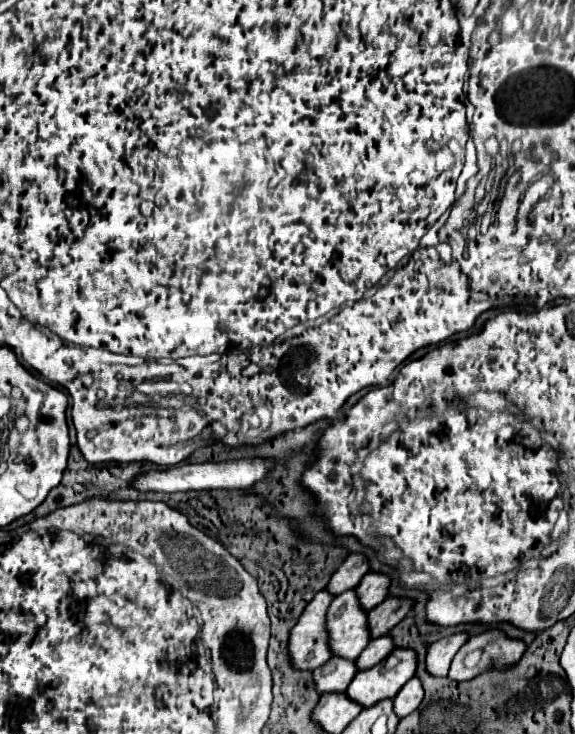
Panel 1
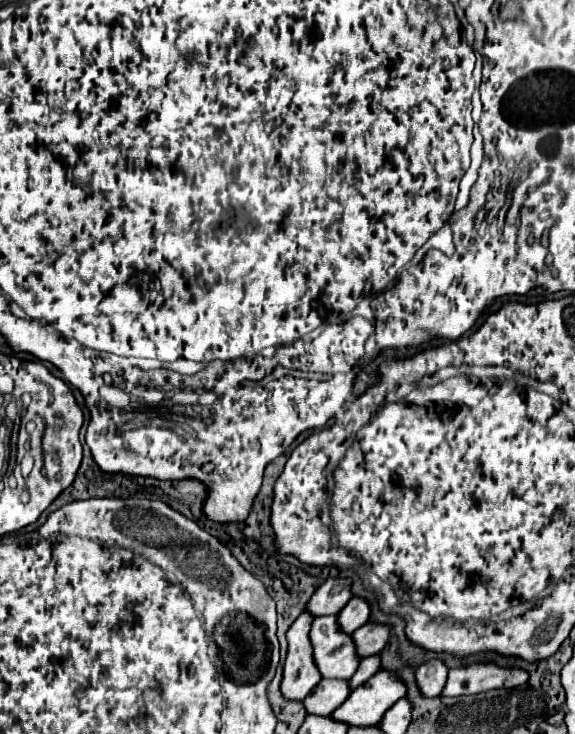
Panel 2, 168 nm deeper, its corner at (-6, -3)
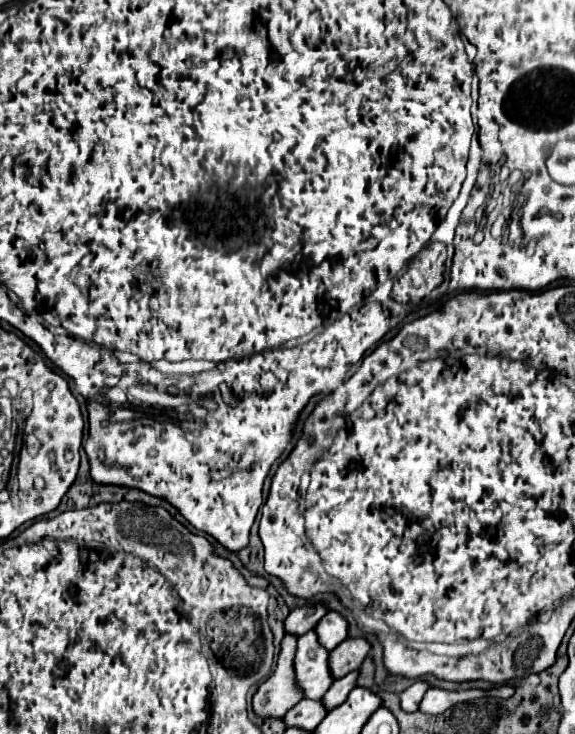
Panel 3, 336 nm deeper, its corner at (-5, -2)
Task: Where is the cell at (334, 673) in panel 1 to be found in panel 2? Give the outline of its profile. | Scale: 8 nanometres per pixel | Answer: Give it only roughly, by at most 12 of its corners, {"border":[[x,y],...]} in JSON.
{"border":[[322,679],[302,701],[328,717],[350,695],[348,681]]}

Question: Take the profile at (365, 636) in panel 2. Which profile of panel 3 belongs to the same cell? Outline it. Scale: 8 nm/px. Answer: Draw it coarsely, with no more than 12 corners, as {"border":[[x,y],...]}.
{"border":[[347,638],[331,652],[333,678],[357,670],[371,644]]}

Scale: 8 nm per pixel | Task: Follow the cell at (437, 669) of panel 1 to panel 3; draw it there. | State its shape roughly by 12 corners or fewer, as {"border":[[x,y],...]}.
{"border":[[425,680],[413,682],[401,692],[401,708],[415,712],[429,690]]}

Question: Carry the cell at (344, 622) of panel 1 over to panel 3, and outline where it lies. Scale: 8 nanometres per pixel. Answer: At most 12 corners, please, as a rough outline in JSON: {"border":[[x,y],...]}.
{"border":[[313,630],[297,642],[295,674],[305,698],[333,684],[329,650]]}

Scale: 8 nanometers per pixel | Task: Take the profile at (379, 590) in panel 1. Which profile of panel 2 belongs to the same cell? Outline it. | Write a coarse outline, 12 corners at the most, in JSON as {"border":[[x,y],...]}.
{"border":[[350,599],[338,613],[340,631],[352,635],[368,623],[364,599]]}

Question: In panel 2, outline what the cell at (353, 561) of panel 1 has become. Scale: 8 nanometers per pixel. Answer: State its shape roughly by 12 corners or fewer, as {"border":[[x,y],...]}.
{"border":[[324,581],[306,605],[312,617],[336,615],[350,601],[350,581]]}

